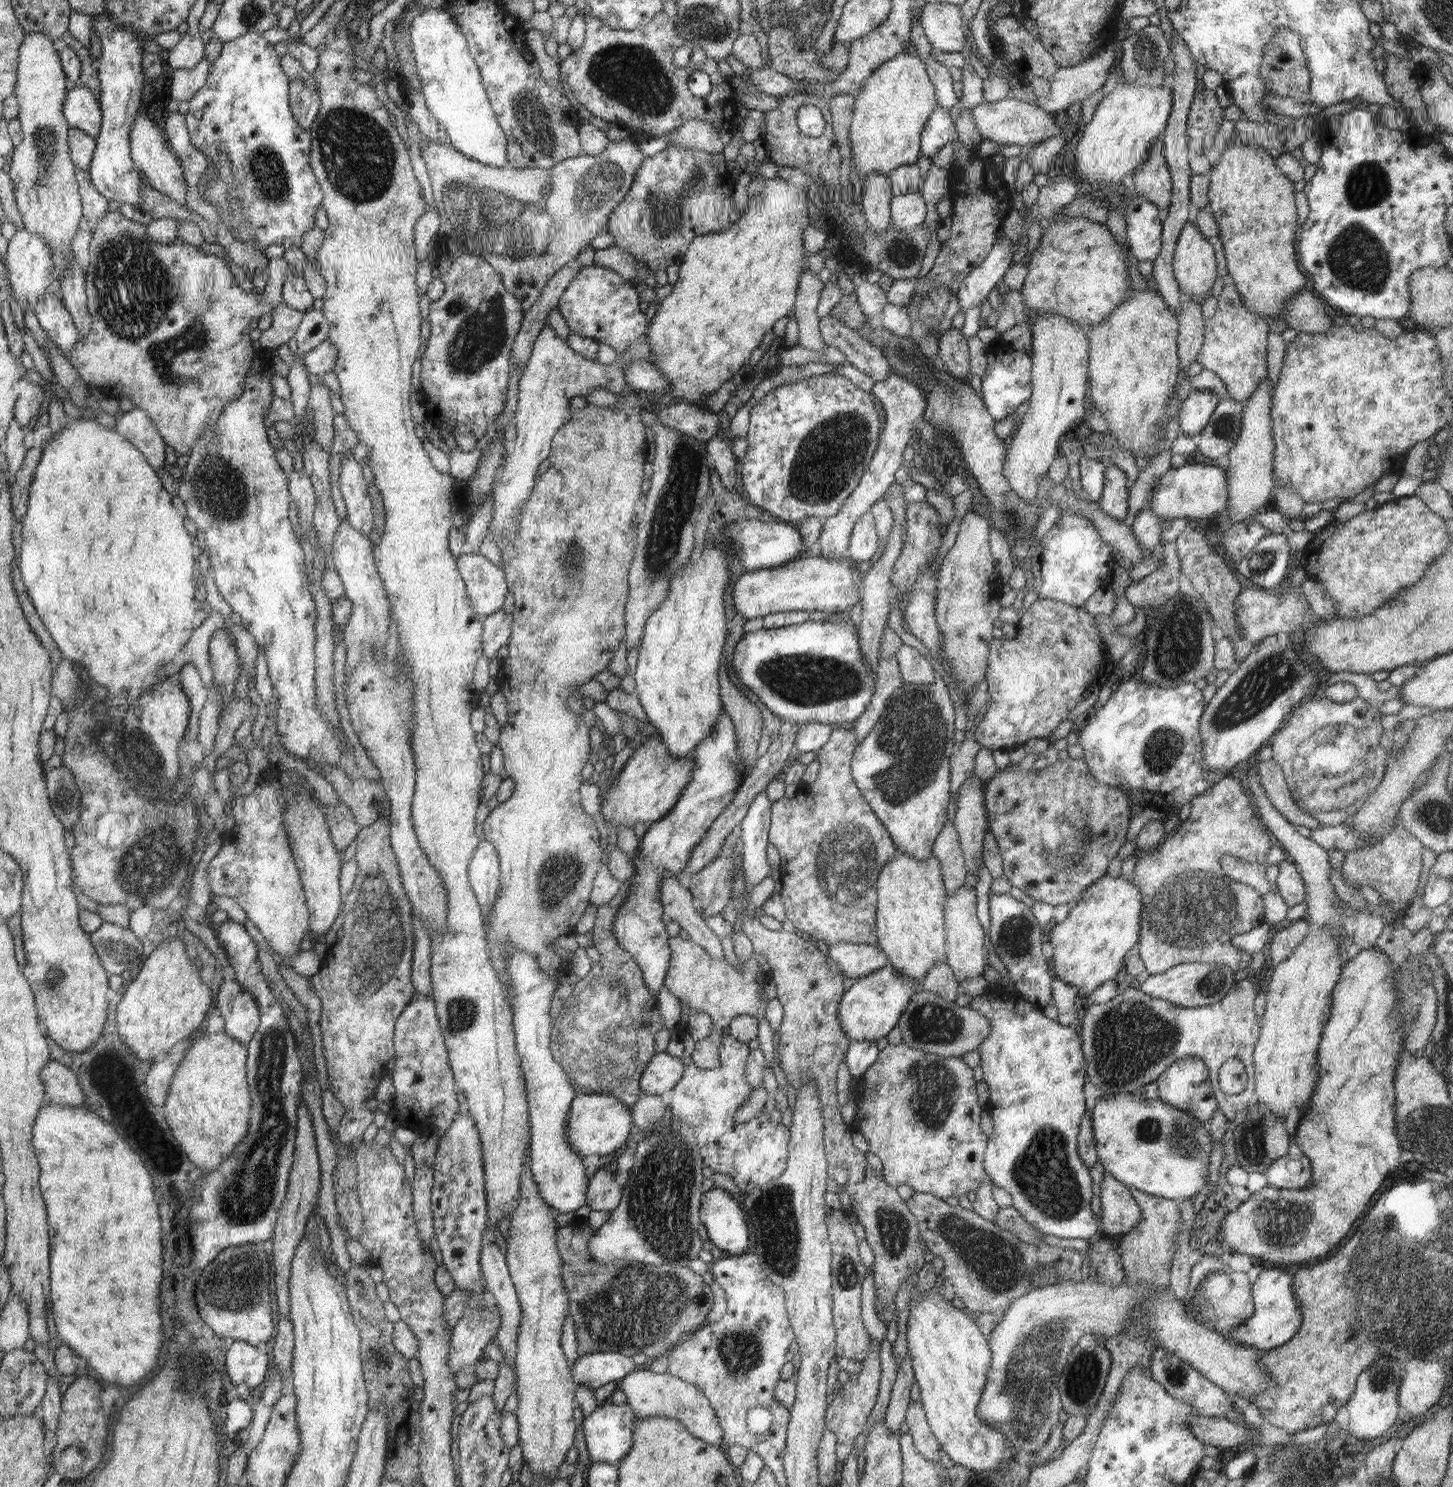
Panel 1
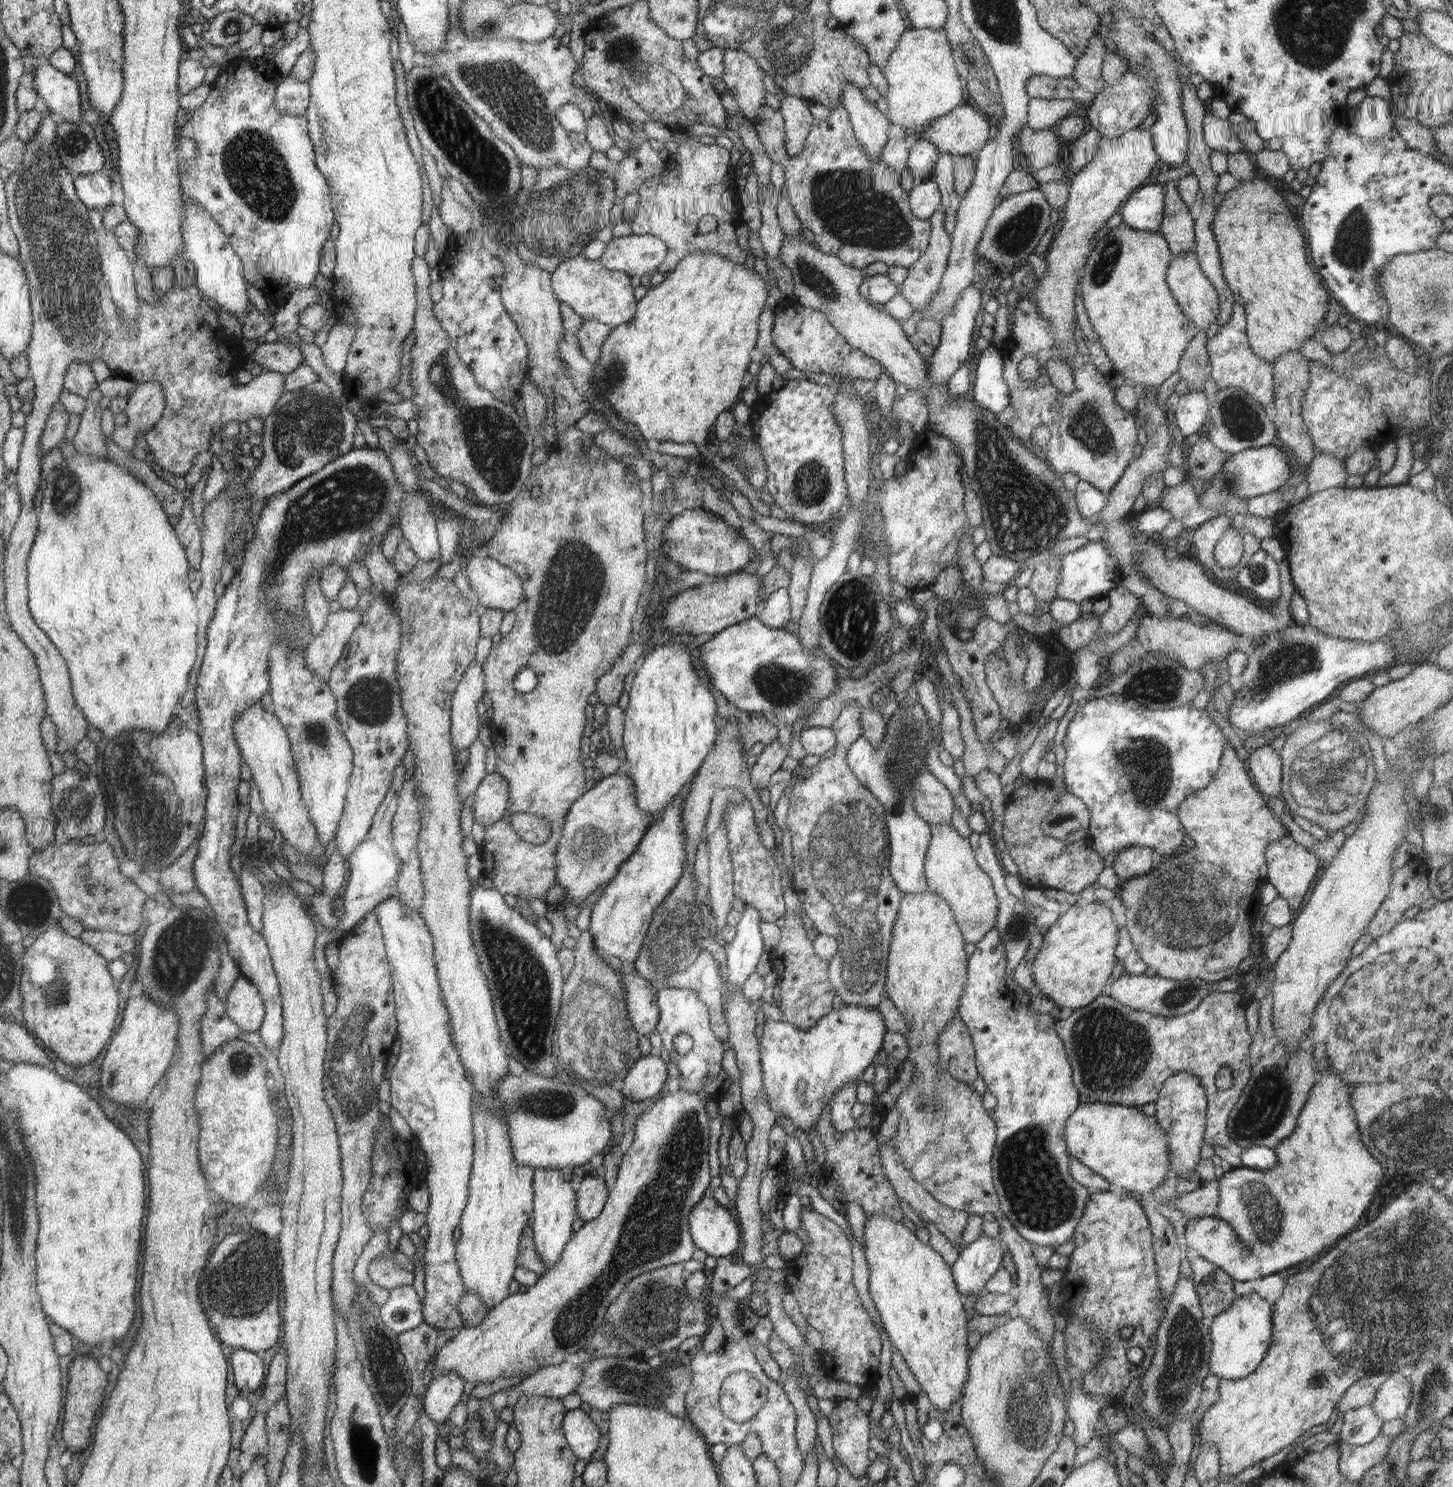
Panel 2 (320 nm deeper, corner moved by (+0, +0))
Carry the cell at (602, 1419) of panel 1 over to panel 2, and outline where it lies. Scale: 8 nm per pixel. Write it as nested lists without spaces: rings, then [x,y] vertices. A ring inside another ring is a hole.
[[[581,1409],[568,1410],[562,1428],[565,1439],[578,1460],[592,1460],[592,1454],[598,1450],[600,1431],[590,1415]]]

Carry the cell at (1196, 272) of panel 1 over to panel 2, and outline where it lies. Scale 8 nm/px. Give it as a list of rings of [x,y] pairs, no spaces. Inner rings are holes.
[[[1185,252],[1180,256],[1174,256],[1168,265],[1165,279],[1180,310],[1189,320],[1189,324],[1195,326],[1197,330],[1207,330],[1214,322],[1217,322],[1220,306],[1218,291],[1212,281],[1202,272],[1195,252]]]

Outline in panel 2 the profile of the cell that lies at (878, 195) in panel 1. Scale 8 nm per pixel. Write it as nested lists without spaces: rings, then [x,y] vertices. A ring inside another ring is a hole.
[[[846,83],[841,101],[849,112],[857,139],[866,148],[870,162],[882,162],[882,152],[888,142],[889,120],[876,105],[862,96],[862,89],[854,83]]]

